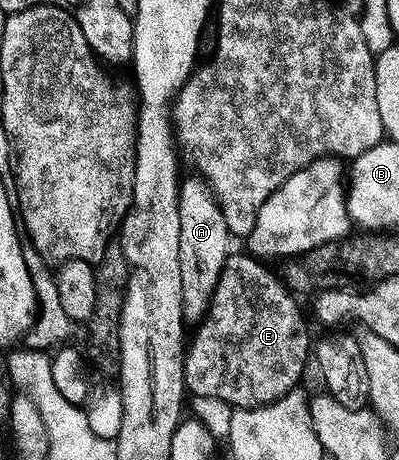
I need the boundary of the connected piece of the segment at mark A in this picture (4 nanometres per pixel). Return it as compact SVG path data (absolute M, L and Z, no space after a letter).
M198 176L187 177L180 183L178 216L180 217L180 251L182 314L186 323L202 321L211 305L213 292L231 253L231 233L224 214L215 201L211 187Z

